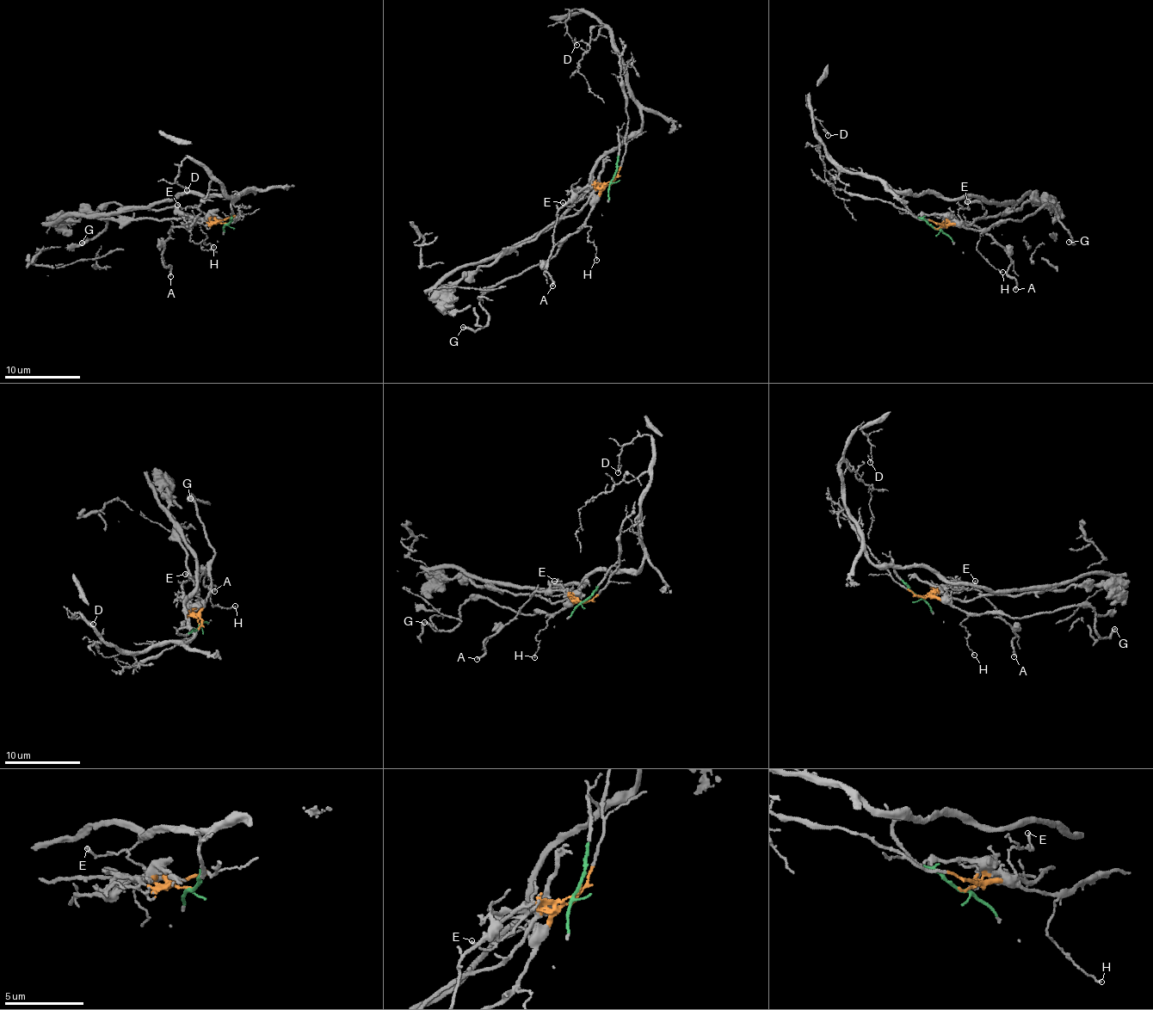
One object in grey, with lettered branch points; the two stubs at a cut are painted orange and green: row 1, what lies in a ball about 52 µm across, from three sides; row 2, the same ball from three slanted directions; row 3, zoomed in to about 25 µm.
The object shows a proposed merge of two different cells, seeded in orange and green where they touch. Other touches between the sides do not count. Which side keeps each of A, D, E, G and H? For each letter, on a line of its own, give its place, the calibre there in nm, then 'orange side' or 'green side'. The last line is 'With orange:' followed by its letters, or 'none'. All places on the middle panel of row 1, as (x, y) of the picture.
A: (552, 286) | 180 nm | orange side
D: (576, 45) | 140 nm | green side
E: (563, 202) | 140 nm | orange side
G: (463, 327) | 220 nm | orange side
H: (596, 260) | 120 nm | orange side
With orange: A, E, G, H

